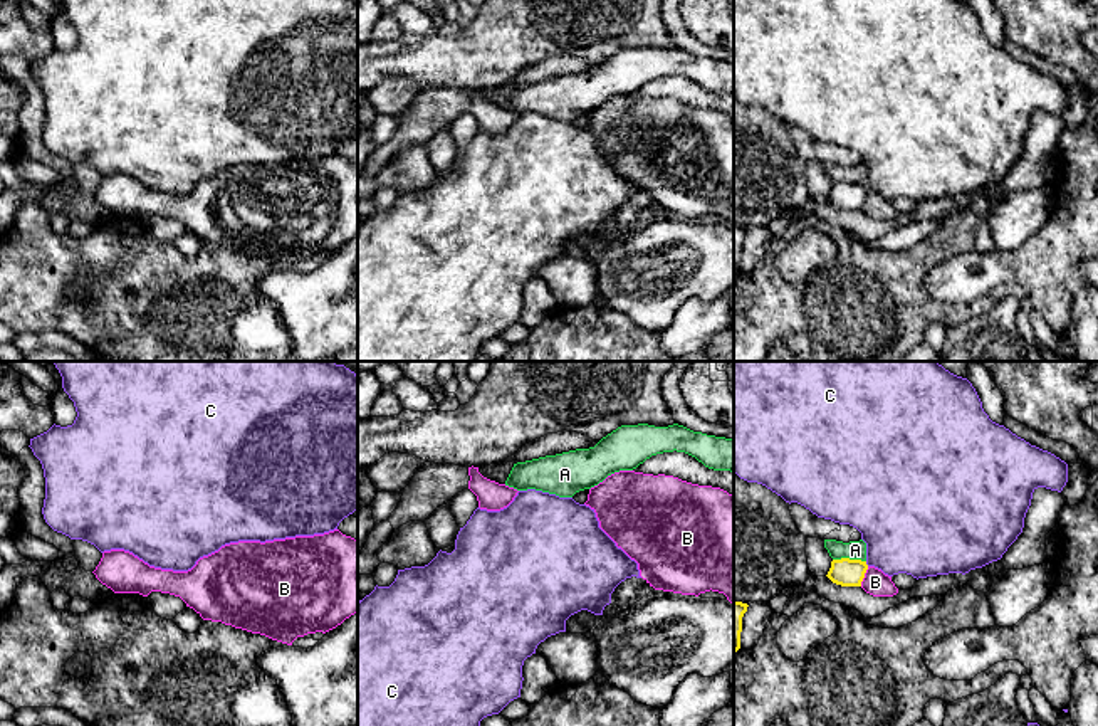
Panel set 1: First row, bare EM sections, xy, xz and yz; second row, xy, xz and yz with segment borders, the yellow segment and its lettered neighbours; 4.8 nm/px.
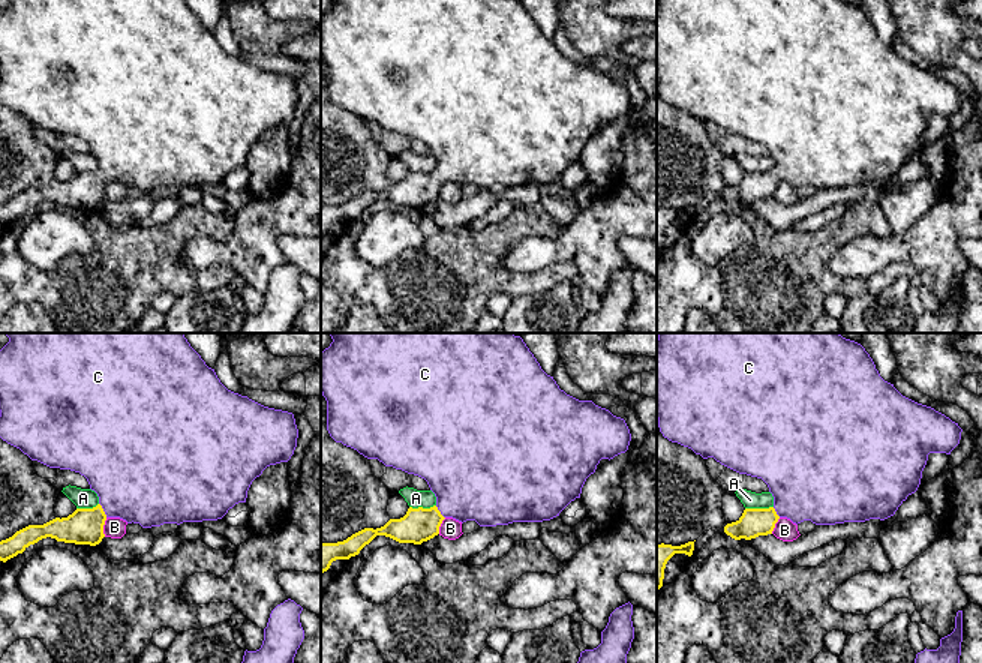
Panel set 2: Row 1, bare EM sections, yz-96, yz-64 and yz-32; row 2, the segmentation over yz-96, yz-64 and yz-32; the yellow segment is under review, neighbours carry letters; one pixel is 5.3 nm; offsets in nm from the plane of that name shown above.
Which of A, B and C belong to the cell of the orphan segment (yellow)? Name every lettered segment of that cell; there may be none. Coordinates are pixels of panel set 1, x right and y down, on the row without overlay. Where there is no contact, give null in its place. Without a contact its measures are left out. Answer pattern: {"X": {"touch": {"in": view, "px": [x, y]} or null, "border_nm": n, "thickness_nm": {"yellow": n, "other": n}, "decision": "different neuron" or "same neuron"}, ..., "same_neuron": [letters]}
{"A": {"touch": {"in": "yz", "px": [848, 182]}, "border_nm": 160, "thickness_nm": {"yellow": 140, "other": 100}, "decision": "different neuron"}, "B": {"touch": {"in": "yz", "px": [863, 200]}, "border_nm": 100, "thickness_nm": {"yellow": 140, "other": 120}, "decision": "different neuron"}, "C": {"touch": {"in": "yz", "px": [865, 187]}, "border_nm": 30, "thickness_nm": {"yellow": 140, "other": 400}, "decision": "same neuron"}, "same_neuron": ["C"]}

